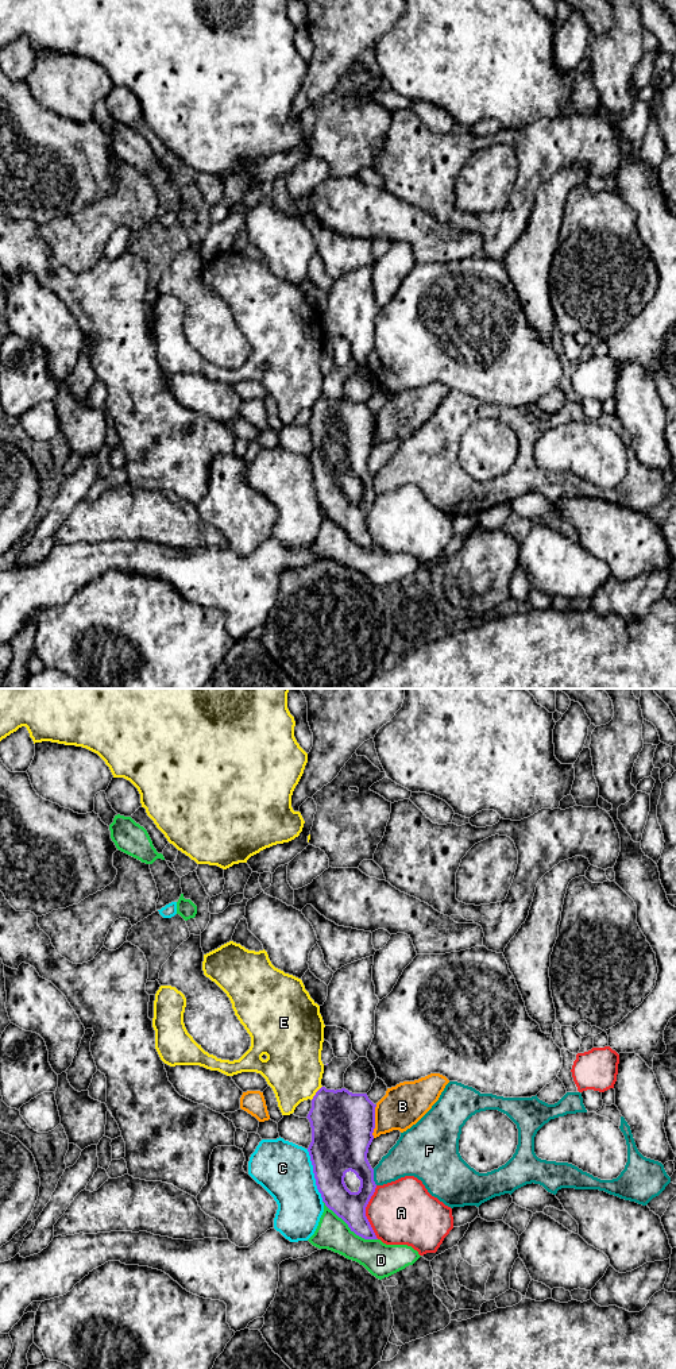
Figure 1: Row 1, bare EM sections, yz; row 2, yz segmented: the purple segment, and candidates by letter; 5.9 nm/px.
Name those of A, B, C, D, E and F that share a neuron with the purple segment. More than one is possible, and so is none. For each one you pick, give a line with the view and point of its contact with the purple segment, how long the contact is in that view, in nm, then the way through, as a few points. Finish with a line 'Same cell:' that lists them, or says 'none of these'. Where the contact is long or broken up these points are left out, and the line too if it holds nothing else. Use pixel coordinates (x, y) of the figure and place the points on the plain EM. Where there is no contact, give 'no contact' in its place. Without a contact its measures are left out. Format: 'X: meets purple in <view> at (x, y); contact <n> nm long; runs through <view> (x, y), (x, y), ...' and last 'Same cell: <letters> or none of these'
Same cell: none of these

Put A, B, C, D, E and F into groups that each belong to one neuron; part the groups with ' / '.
A / B / C / D / E / F

